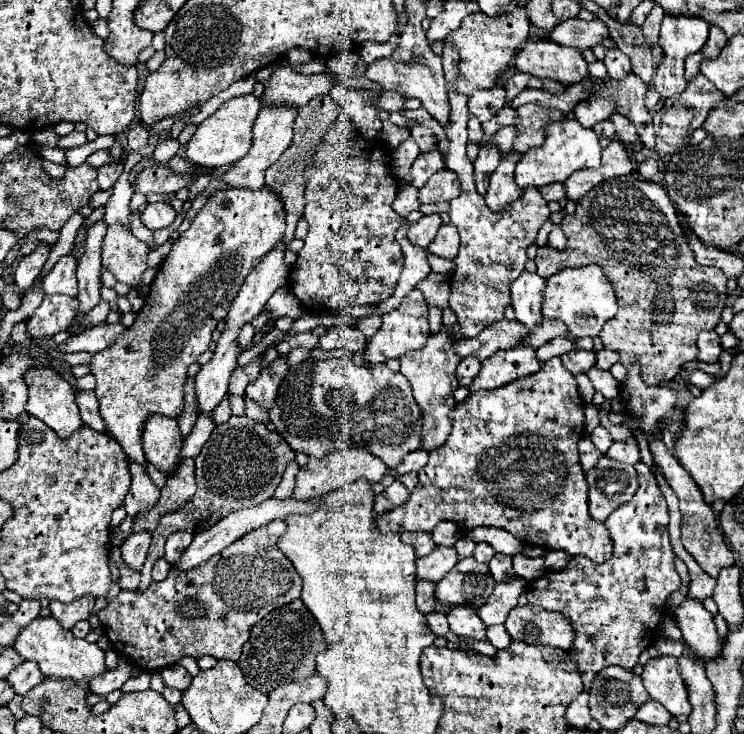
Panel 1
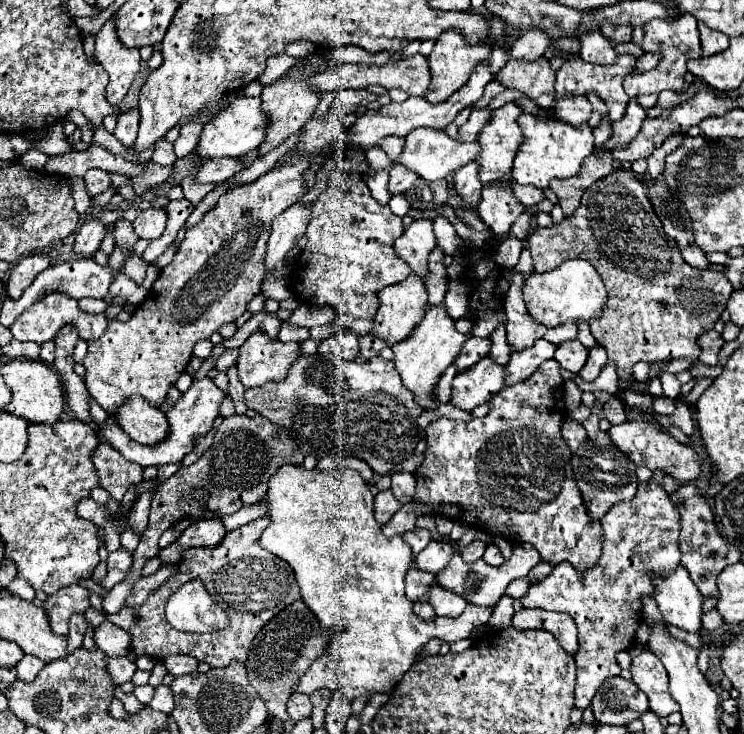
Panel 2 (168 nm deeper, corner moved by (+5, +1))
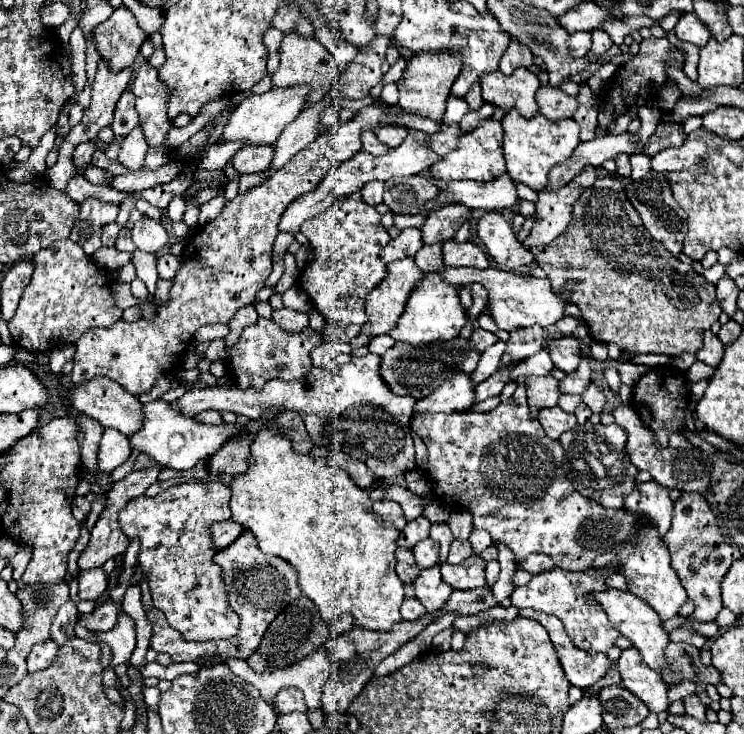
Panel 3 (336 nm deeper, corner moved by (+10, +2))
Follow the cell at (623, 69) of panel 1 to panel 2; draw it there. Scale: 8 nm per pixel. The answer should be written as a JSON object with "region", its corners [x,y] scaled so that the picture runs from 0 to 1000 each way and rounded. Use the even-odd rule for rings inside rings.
{"region":[[[802,40],[784,45],[778,56],[781,56],[778,75],[792,86],[824,86],[829,78],[821,59]]]}

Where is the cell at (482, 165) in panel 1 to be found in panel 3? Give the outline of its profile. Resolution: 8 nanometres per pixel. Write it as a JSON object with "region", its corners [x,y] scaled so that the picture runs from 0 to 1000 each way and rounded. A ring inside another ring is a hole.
{"region":[[[605,275],[589,286],[581,286],[567,308],[570,332],[605,327],[610,316],[624,305],[624,300],[632,297],[632,289],[634,286],[629,281],[621,281],[616,275]]]}

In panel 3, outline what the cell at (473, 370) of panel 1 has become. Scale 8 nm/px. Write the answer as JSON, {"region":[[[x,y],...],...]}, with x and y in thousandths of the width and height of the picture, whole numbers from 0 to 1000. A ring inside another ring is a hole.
{"region":[[[637,447],[634,450],[634,458],[632,458],[632,469],[642,477],[642,480],[651,480],[656,471],[661,471],[664,466],[669,466],[669,460],[661,455],[661,452],[653,452],[648,447]]]}

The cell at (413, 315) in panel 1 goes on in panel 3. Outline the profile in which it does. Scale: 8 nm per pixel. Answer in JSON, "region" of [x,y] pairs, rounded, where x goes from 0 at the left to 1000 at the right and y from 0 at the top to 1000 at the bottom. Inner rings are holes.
{"region":[[[543,351],[543,354],[535,354],[535,357],[524,357],[522,360],[522,376],[495,401],[492,406],[492,428],[495,428],[495,436],[492,441],[487,444],[487,452],[484,458],[478,458],[470,471],[478,477],[478,474],[489,474],[495,471],[495,466],[503,460],[503,458],[511,458],[511,455],[522,455],[535,433],[540,431],[543,420],[546,420],[546,411],[548,411],[548,403],[554,401],[554,395],[565,387],[565,381],[570,379],[570,371],[559,362],[556,351]]]}

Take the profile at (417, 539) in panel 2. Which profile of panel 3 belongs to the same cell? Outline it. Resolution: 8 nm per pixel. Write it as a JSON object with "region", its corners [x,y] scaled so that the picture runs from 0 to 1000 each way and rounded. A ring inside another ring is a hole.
{"region":[[[570,703],[548,711],[546,719],[538,725],[535,744],[538,744],[538,747],[548,747],[548,749],[556,747],[565,736],[570,736],[570,733],[575,730],[575,722],[578,722],[578,711],[575,711]]]}

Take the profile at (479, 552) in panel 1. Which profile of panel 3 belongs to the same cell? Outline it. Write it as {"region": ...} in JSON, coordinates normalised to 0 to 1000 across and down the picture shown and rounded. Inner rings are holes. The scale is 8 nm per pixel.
{"region":[[[610,736],[608,744],[605,744],[602,766],[605,766],[605,768],[618,768],[618,766],[624,766],[632,755],[634,755],[634,744],[632,744],[629,736]]]}

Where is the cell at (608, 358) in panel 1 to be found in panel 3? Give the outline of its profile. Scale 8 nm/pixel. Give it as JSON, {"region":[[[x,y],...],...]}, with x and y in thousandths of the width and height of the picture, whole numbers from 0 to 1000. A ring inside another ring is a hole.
{"region":[[[782,485],[782,493],[777,499],[774,507],[763,510],[755,520],[753,520],[753,534],[763,534],[763,537],[782,537],[788,531],[788,526],[793,523],[793,512],[796,512],[796,499],[793,499],[796,488],[793,485]]]}

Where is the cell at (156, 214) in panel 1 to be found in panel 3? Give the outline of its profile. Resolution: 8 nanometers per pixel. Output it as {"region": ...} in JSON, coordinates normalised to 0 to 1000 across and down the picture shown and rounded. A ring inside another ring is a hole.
{"region":[[[191,297],[177,308],[177,327],[191,343],[220,343],[226,338],[220,308],[204,297]]]}

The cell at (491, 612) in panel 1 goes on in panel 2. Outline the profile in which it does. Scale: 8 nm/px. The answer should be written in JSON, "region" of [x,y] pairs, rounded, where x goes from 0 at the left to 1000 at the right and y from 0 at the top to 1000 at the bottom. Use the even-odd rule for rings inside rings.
{"region":[[[383,631],[362,653],[359,674],[362,718],[348,732],[348,743],[378,759],[397,778],[405,800],[405,816],[426,838],[434,854],[458,854],[445,873],[445,890],[456,901],[461,922],[458,941],[477,950],[501,950],[504,944],[523,944],[542,917],[560,901],[563,884],[582,868],[612,876],[628,871],[636,857],[652,851],[660,841],[660,827],[630,824],[614,842],[587,841],[582,846],[563,843],[555,835],[555,822],[544,811],[544,781],[555,764],[552,745],[539,732],[517,732],[512,715],[501,704],[501,672],[485,647],[474,639],[413,642],[405,634]]]}

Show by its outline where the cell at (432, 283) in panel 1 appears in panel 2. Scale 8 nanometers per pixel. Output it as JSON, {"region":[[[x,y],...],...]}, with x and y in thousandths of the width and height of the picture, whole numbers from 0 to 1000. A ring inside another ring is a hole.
{"region":[[[563,298],[542,315],[542,320],[531,328],[531,345],[558,369],[563,377],[571,380],[574,375],[574,350],[585,339],[585,320],[582,320],[582,301]]]}

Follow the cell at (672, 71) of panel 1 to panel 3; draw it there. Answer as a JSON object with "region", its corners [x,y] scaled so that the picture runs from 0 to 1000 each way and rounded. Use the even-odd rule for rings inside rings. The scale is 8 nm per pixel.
{"region":[[[917,19],[909,38],[906,38],[906,44],[909,44],[911,54],[927,57],[927,60],[933,60],[938,65],[949,63],[952,52],[954,52],[952,38],[938,27],[935,19]]]}

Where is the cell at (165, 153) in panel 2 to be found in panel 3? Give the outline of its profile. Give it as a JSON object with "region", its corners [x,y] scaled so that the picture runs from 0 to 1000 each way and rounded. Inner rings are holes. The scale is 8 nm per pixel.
{"region":[[[199,84],[188,87],[175,123],[183,131],[183,150],[188,155],[188,169],[199,199],[218,199],[228,177],[228,166],[223,161],[226,128],[223,117],[212,109],[212,95]]]}

